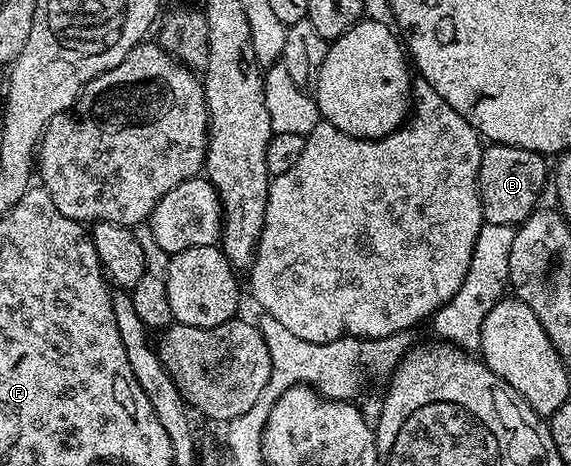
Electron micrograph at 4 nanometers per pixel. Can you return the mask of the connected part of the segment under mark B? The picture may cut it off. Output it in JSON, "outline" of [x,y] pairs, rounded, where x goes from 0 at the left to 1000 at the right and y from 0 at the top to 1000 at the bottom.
{"outline":[[[858,309],[844,324],[837,410],[844,431],[844,466],[851,476],[877,485],[914,483],[937,451],[944,448],[942,423],[960,399],[958,341],[925,318]]]}

